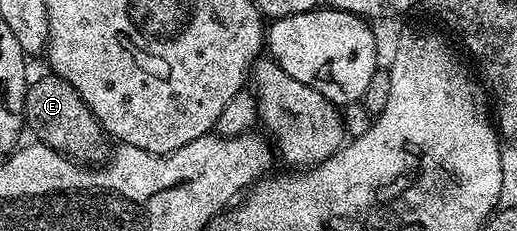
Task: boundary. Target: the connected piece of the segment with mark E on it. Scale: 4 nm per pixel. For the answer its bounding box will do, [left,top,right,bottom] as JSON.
[24,72,111,164]

